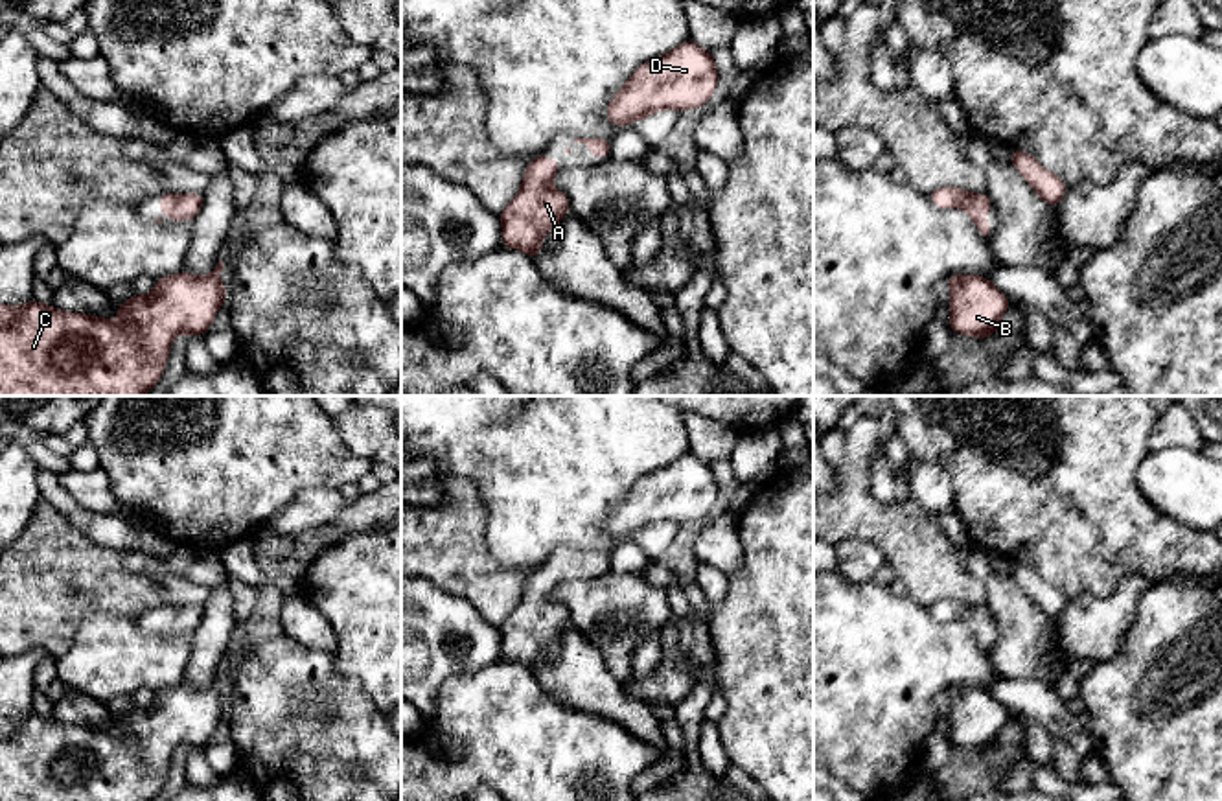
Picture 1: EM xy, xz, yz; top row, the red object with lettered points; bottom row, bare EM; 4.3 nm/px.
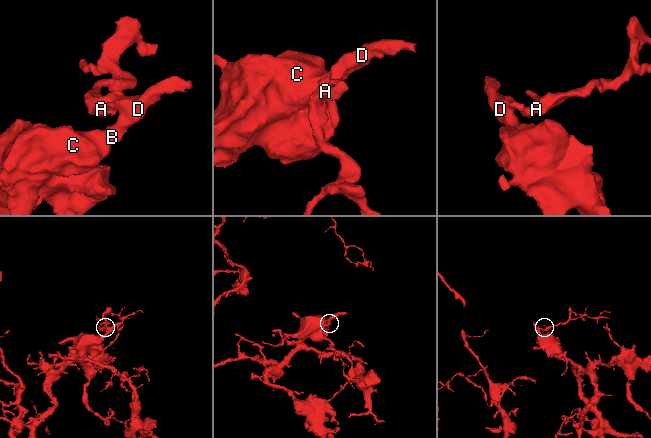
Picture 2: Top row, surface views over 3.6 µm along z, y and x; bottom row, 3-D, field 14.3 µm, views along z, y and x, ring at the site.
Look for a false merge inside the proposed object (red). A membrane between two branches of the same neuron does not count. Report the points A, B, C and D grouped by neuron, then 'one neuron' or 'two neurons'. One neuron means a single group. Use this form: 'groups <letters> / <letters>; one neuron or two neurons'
groups A B C D; one neuron

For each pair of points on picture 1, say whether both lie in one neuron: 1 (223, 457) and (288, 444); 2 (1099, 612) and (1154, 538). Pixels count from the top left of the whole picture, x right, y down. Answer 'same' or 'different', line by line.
1: same
2: different

